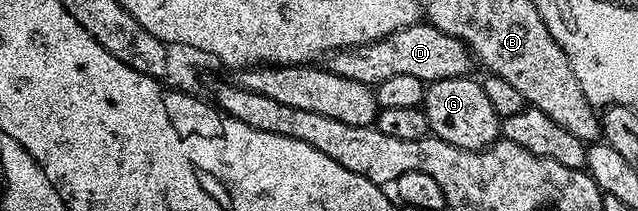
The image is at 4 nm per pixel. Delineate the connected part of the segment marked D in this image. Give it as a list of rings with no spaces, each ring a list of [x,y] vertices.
[[[428,24],[405,26],[391,32],[366,46],[348,46],[345,50],[334,50],[323,62],[324,69],[335,72],[335,76],[347,80],[359,80],[359,84],[376,87],[377,83],[390,76],[415,76],[426,84],[463,78],[475,66],[475,59],[455,36],[447,36],[439,28]]]

